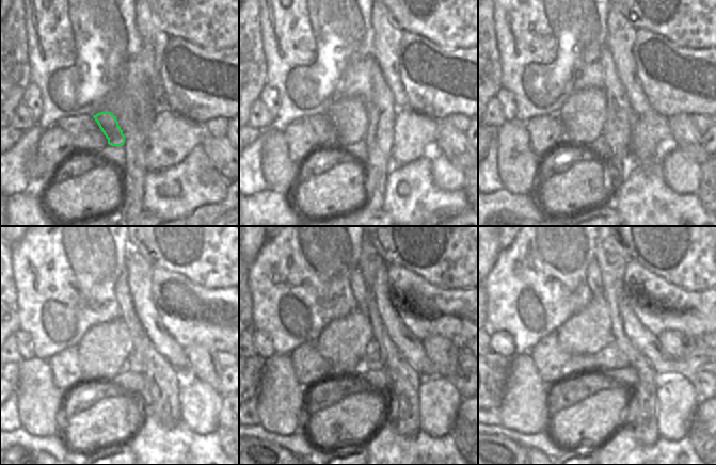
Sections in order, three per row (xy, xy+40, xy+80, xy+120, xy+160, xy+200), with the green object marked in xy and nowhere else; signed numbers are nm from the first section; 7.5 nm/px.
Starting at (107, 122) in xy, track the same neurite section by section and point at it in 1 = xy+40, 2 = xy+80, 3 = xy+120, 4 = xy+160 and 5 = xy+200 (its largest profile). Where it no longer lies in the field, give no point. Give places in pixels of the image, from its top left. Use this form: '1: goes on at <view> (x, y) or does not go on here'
1: goes on at xy+40 (349, 116)
2: goes on at xy+80 (583, 116)
3: goes on at xy+120 (104, 351)
4: goes on at xy+160 (344, 342)
5: goes on at xy+200 (591, 329)

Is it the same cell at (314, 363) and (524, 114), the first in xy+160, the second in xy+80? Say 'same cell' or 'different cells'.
different cells

